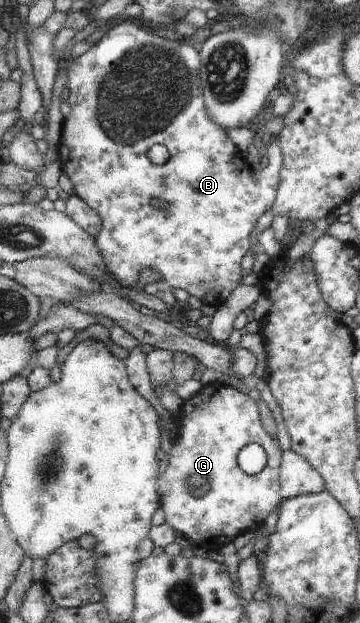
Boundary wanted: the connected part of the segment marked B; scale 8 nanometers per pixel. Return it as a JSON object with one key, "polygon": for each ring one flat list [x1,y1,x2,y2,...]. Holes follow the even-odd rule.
{"polygon":[[125,20,124,22,113,26,95,45,84,53,80,53,70,64,68,73,69,96,67,103,70,106,70,114,63,120,61,127,61,138,57,147,58,158,63,173,67,174,74,183,76,194,99,213,102,219,102,230,98,236,95,236,99,252,107,262,111,275,115,281,119,281,122,286,134,288,139,284,141,271,152,269,160,275,160,280,145,285,145,289,155,297,158,297,165,303,167,308,175,309,179,307,178,302,172,296,172,290,179,287,185,290,185,293,194,295,202,304,210,305,216,308,220,306,231,290,240,283,241,271,240,261,245,253,249,252,251,241,249,236,252,233,255,222,266,209,270,209,273,203,277,184,279,170,282,164,282,155,277,141,274,141,267,147,267,166,261,168,258,179,253,179,253,173,250,165,245,161,244,155,240,153,236,146,229,140,229,137,218,125,208,116,204,108,203,89,200,87,200,81,197,81,197,67,200,67,200,57,197,57,197,51,189,45,177,43,177,41,167,41,159,33,145,29,137,21],[160,143,169,153,168,160,161,165,157,165,149,159,149,149,153,145],[153,199,160,199,163,207,155,209]]}

